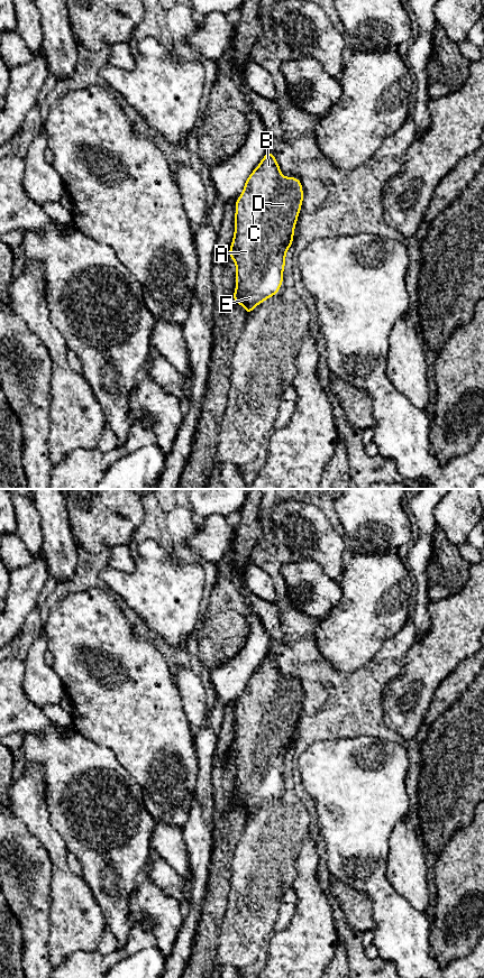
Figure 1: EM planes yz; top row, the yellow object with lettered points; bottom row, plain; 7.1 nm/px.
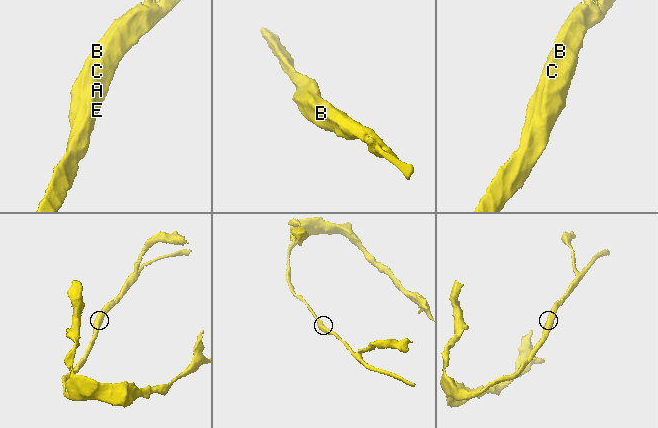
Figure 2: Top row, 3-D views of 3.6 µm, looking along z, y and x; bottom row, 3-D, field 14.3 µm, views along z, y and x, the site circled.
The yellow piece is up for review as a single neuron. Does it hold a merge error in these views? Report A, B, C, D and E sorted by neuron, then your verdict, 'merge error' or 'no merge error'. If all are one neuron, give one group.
groups A B C D E; no merge error

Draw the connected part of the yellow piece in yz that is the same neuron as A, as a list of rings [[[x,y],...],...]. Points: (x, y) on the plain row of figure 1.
[[[270,654],[248,679],[239,701],[235,704],[235,735],[229,758],[236,766],[236,792],[234,804],[239,805],[249,816],[257,808],[274,799],[283,785],[285,758],[292,748],[294,731],[303,704],[302,686],[299,681],[285,680],[274,657]]]

